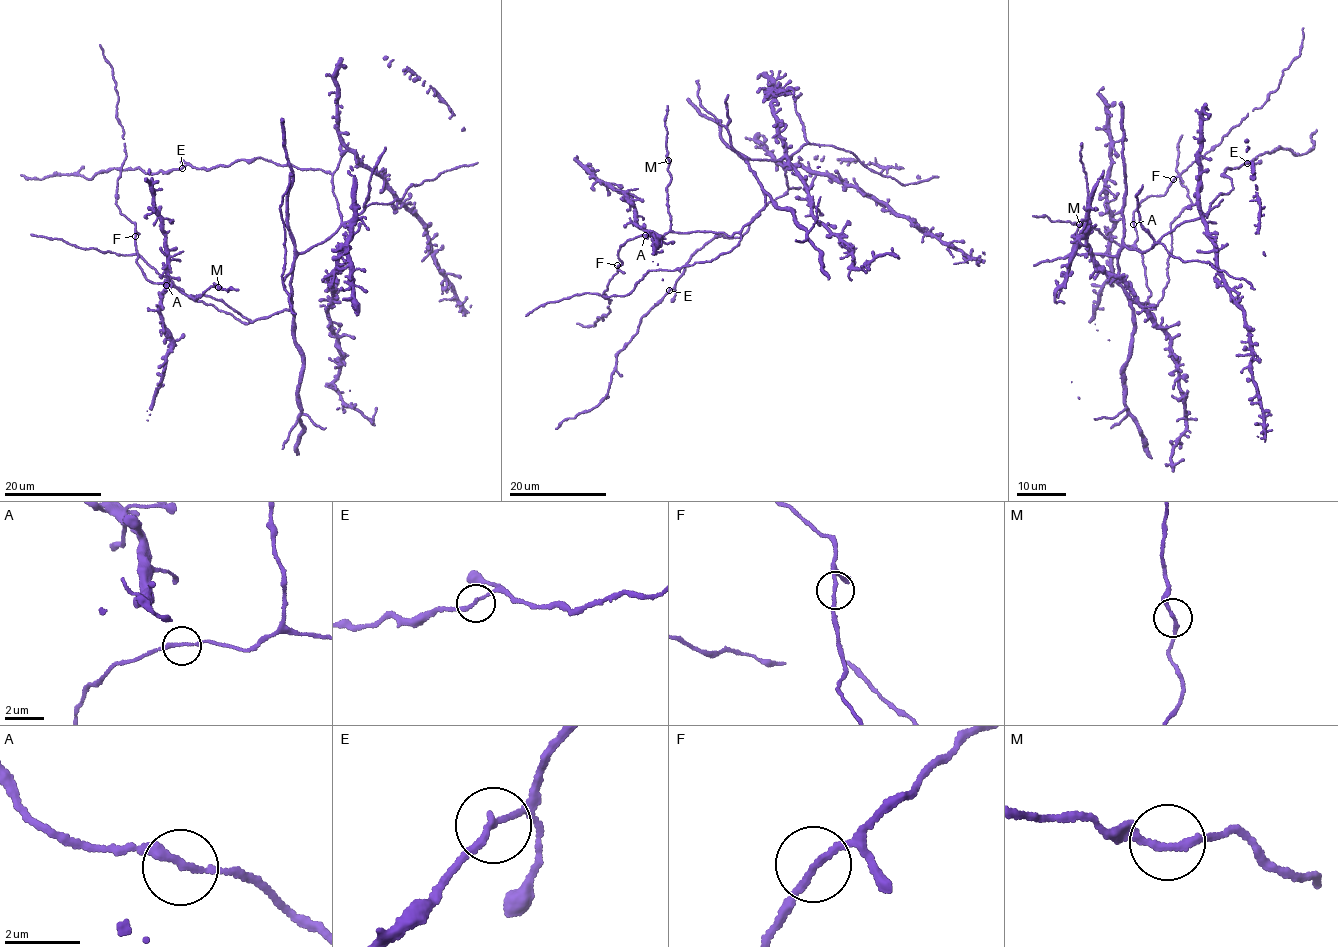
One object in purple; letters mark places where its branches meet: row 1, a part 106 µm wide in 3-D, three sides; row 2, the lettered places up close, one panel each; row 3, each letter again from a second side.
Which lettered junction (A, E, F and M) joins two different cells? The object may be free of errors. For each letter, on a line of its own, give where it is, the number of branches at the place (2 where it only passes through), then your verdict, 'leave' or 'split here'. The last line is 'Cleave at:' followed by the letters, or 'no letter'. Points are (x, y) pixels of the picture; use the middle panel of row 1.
A: (645, 235) | 2 | leave
E: (669, 290) | 2 | leave
F: (617, 265) | 2 | leave
M: (668, 160) | 2 | leave
Cleave at: no letter

